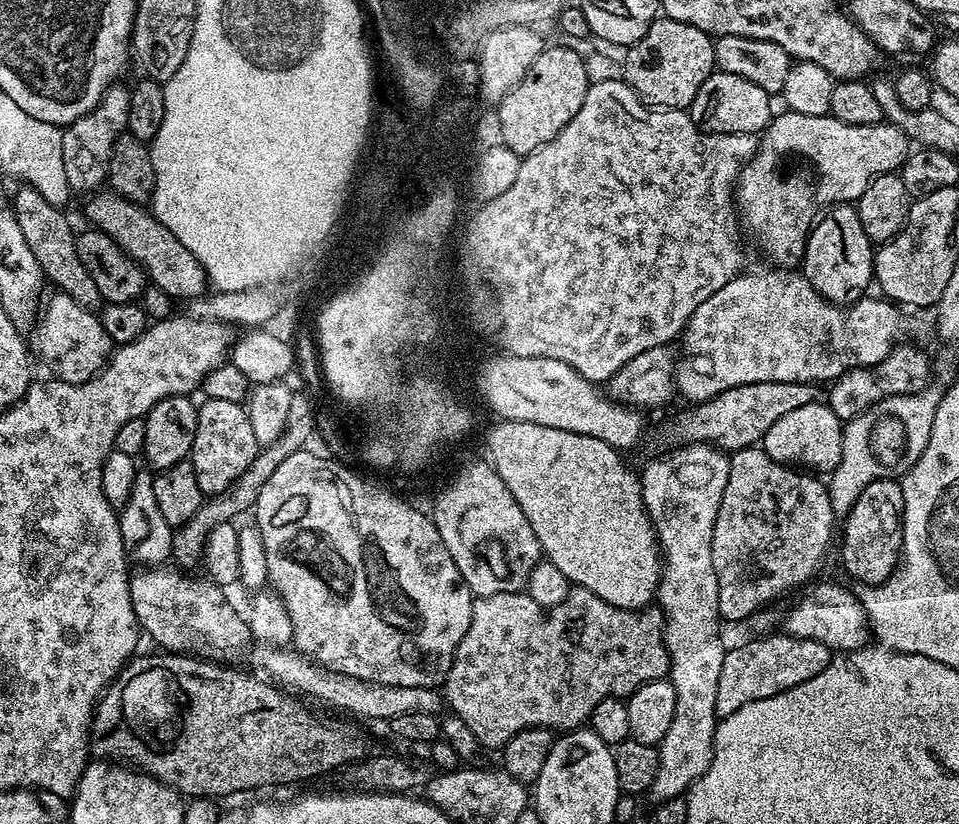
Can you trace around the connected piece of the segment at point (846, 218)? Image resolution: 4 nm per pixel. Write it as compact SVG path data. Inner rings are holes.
M841 202L827 214L821 215L808 233L804 247L802 275L811 282L814 290L831 304L854 304L874 280L874 244L862 230L855 207Z

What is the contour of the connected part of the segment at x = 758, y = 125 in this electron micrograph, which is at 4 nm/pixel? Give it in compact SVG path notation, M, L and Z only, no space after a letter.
M714 70L698 86L698 94L694 94L691 104L686 111L692 121L704 132L717 132L718 134L758 134L768 127L769 120L774 115L770 101L770 94L738 74Z

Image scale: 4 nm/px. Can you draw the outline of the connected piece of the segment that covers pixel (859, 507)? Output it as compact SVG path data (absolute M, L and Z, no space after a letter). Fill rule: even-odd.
M885 478L870 482L858 494L854 506L848 512L844 524L844 545L840 552L844 555L844 568L856 580L861 580L861 585L875 586L883 584L899 565L902 559L904 547L904 522L902 513L904 510L904 489L895 479Z

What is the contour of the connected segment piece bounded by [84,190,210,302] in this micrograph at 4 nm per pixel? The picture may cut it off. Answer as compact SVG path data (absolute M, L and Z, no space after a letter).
M100 190L87 197L88 205L84 208L84 216L91 227L107 233L118 242L137 264L144 270L145 277L156 284L170 298L191 301L205 295L204 287L209 287L208 273L198 258L162 226L155 215L147 207L138 205L133 200L127 200L111 190Z

